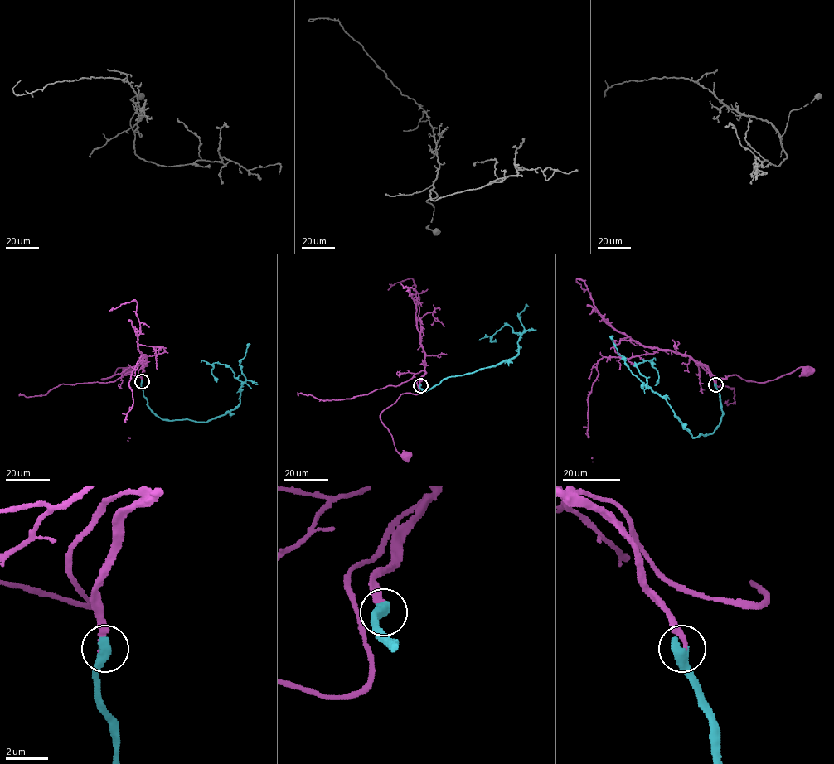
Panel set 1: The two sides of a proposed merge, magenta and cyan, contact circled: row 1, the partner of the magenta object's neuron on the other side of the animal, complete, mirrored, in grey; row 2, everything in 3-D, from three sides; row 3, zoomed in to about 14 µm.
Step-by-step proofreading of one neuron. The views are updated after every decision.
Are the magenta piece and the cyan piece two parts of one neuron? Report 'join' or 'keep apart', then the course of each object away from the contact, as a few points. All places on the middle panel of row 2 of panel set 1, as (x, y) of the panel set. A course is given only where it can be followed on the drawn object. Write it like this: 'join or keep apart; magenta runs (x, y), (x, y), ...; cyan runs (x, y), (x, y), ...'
join; magenta runs (419, 385), (423, 375), (417, 382), (418, 393), (402, 394), (380, 415), (397, 451), (406, 456); cyan runs (420, 385), (426, 391), (443, 379), (518, 354), (521, 333), (504, 325), (490, 341), (495, 339)

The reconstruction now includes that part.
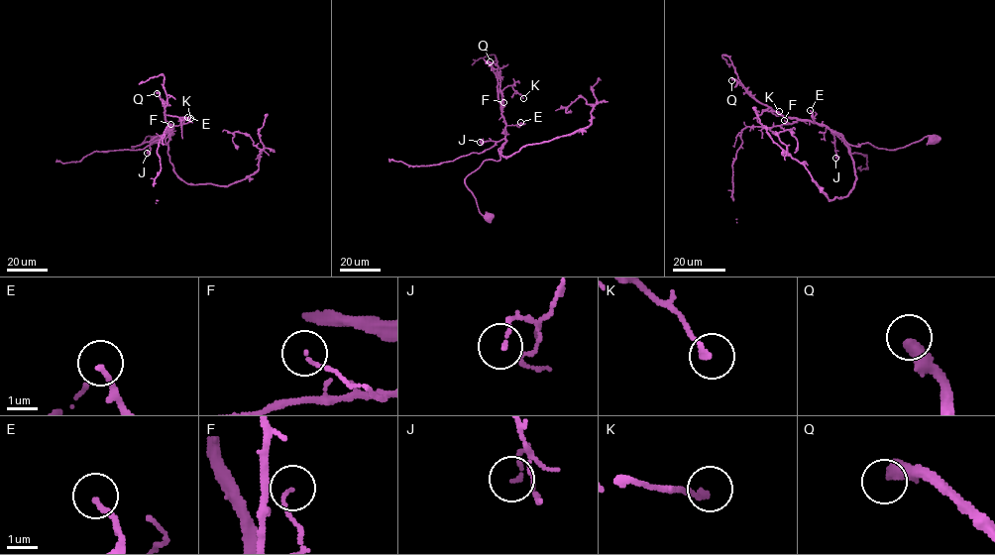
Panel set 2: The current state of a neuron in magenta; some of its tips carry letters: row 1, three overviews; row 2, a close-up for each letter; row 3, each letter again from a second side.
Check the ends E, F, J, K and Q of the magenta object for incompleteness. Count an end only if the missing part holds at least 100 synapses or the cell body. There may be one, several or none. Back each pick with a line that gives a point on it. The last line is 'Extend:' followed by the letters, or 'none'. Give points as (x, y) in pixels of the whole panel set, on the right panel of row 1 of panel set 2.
Q: (731, 80)
Extend: Q

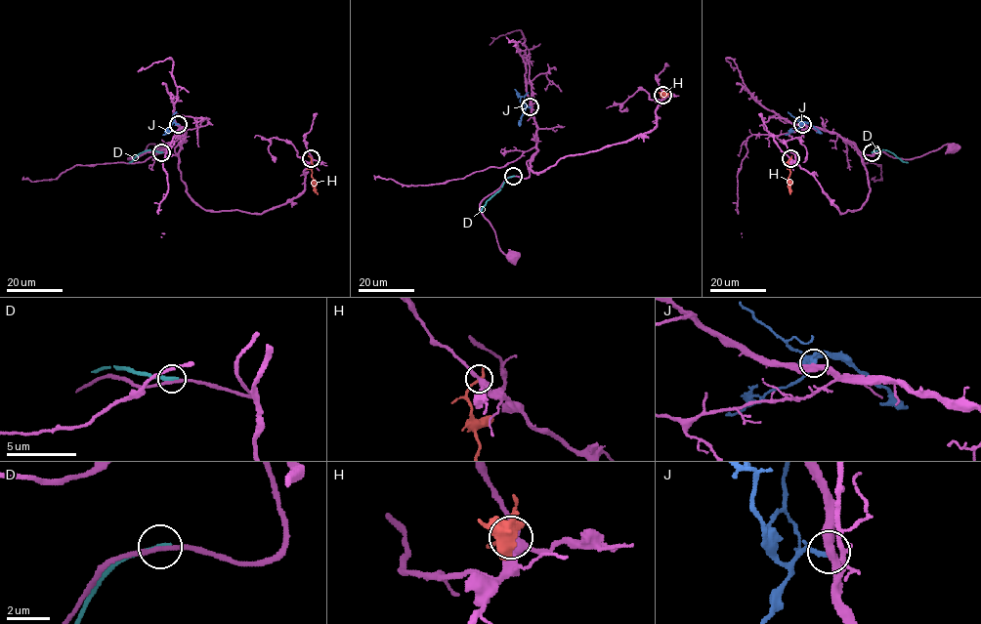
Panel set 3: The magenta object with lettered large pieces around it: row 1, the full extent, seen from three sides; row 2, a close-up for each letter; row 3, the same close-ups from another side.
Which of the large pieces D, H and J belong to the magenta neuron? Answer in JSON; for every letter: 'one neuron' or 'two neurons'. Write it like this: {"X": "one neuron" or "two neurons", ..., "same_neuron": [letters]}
{"D": "two neurons", "H": "two neurons", "J": "two neurons", "same_neuron": []}

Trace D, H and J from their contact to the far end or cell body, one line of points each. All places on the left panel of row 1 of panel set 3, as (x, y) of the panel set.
D: (161, 152), (144, 150), (129, 162)
H: (311, 158), (313, 181), (318, 194)
J: (178, 124), (172, 122), (162, 135)

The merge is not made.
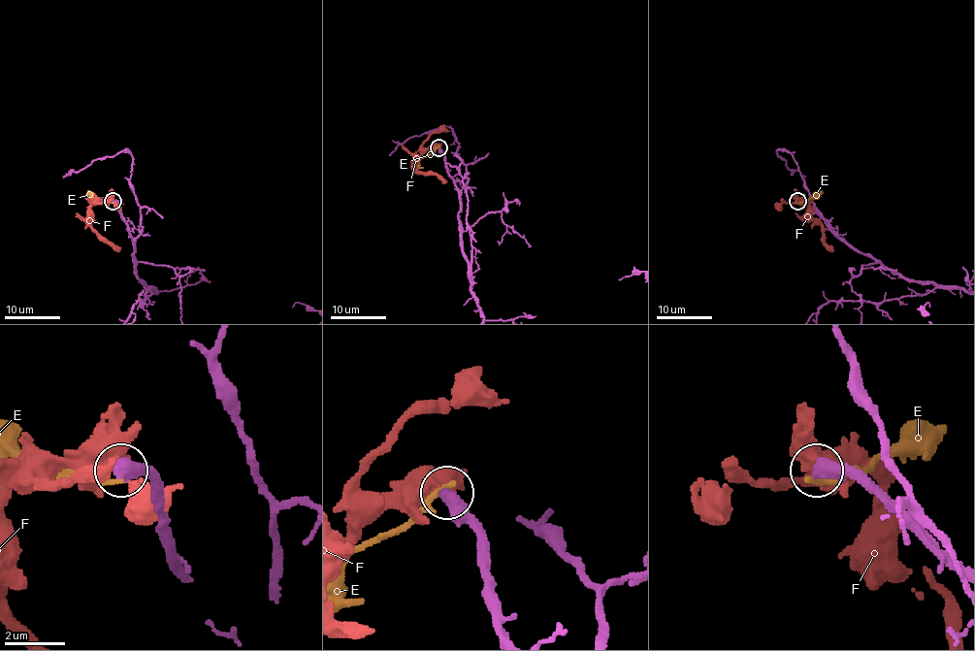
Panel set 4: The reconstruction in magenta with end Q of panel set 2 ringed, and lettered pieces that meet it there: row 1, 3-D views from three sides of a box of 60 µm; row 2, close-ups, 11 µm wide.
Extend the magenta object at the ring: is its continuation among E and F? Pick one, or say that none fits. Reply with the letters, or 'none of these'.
none of these

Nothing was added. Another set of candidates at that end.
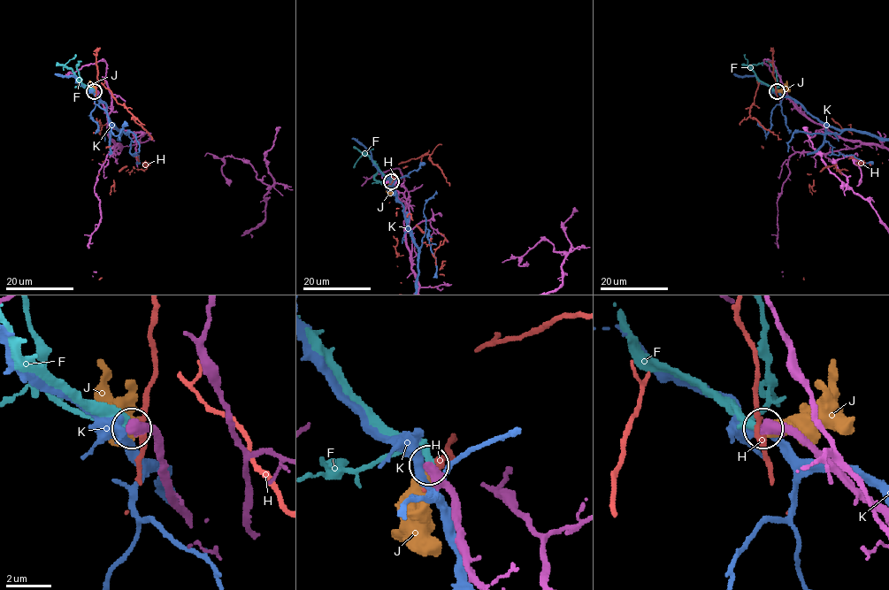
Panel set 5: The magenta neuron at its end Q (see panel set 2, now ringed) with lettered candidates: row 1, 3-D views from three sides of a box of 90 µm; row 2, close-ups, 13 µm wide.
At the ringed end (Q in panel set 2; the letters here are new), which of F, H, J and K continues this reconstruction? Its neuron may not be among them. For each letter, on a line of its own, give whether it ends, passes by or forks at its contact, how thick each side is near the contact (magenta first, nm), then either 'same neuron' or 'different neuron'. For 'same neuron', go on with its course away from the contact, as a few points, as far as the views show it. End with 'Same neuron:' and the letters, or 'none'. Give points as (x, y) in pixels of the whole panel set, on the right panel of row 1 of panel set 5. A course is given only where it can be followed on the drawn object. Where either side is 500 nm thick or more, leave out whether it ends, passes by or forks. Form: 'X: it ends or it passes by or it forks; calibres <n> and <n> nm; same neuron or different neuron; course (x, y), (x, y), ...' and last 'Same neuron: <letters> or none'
F: calibres 500 and 360 nm; same neuron; course (777, 91), (759, 79), (743, 55)
H: calibres 550 and 280 nm; different neuron
J: calibres 550 and 650 nm; different neuron
K: it passes by; calibres 480 and 360 nm; different neuron
Same neuron: F

